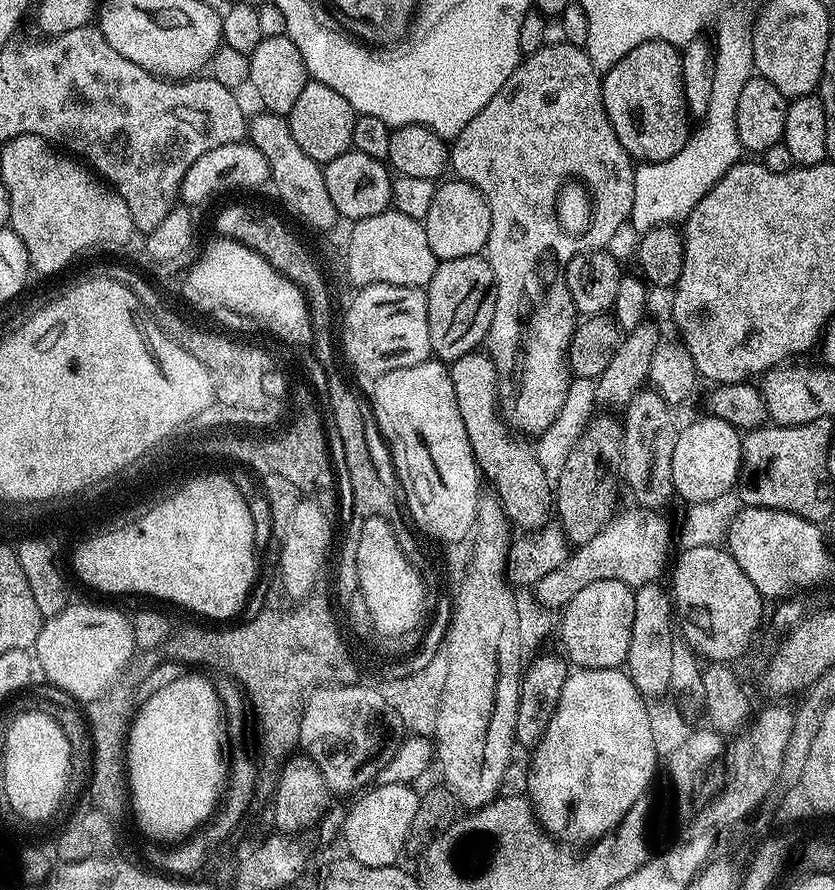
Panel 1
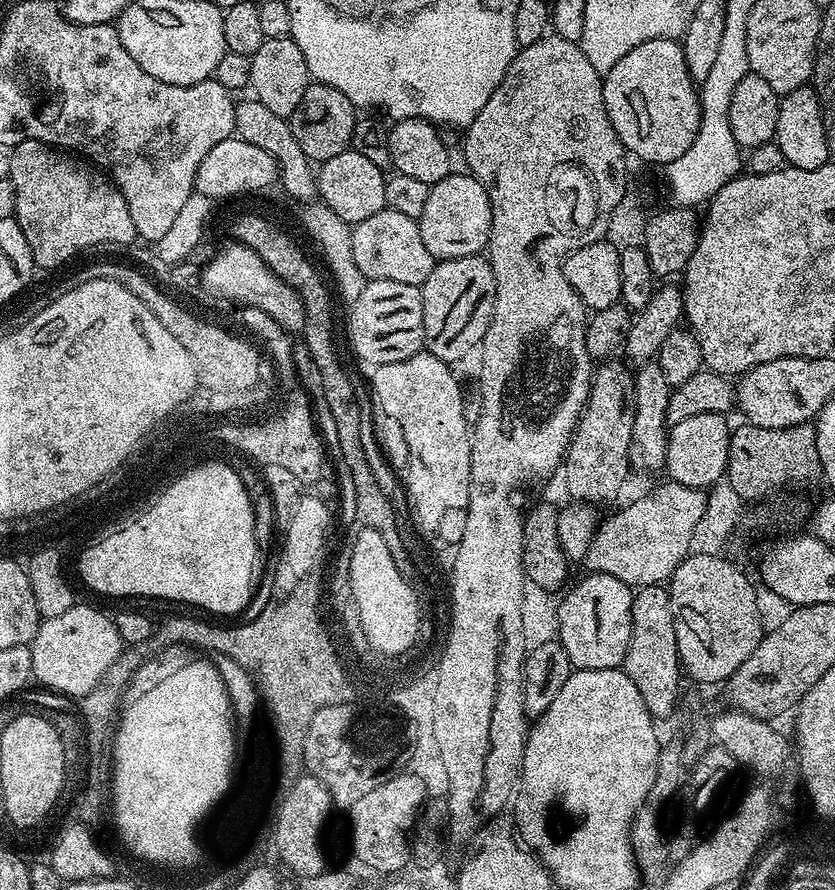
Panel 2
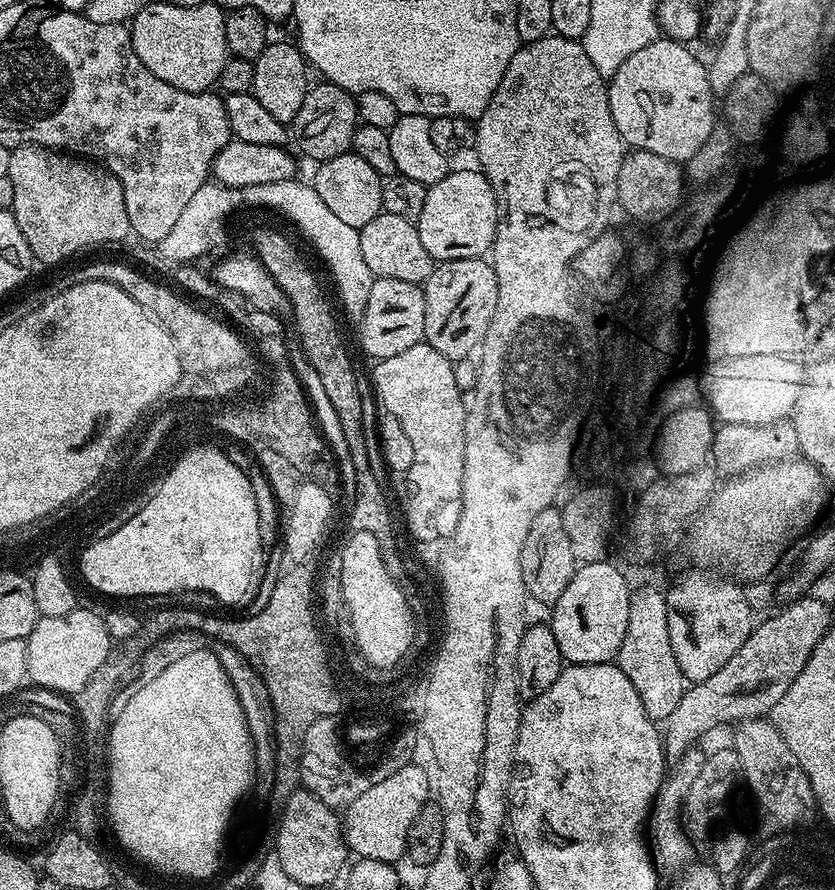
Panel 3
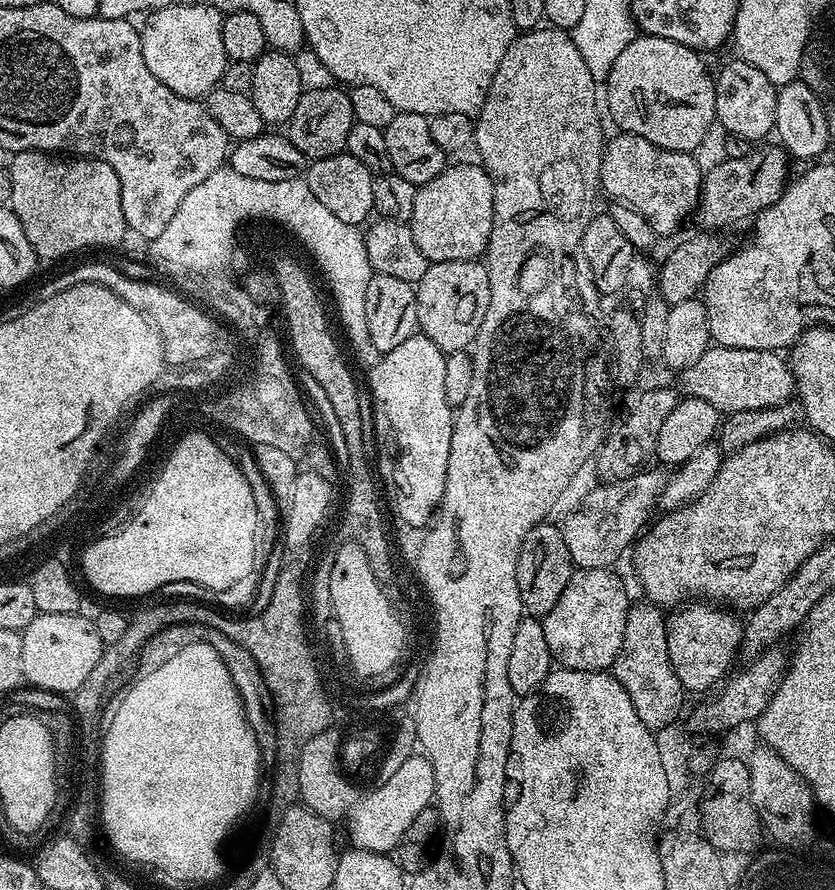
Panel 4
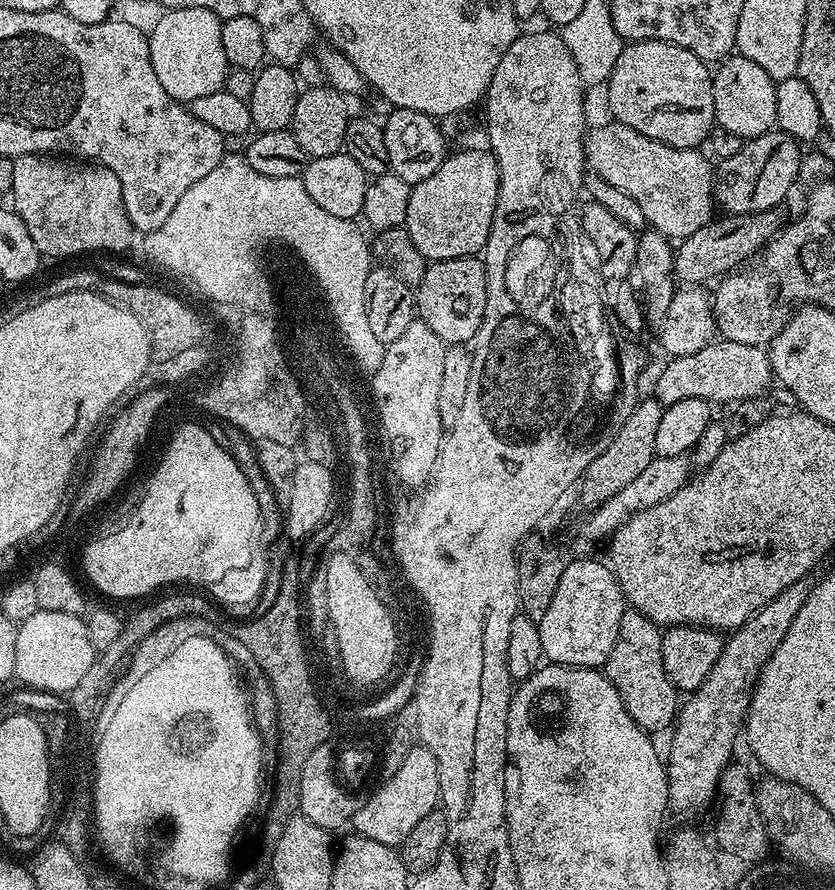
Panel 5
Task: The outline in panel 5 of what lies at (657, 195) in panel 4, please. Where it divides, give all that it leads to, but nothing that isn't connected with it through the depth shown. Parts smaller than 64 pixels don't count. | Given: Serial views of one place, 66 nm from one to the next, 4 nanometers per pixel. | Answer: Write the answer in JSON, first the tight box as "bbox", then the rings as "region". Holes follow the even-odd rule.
{"bbox":[583,122,718,242],"region":[[[619,122],[611,123],[604,124],[593,132],[591,129],[583,137],[587,167],[595,175],[606,178],[610,186],[618,186],[622,194],[630,194],[630,198],[634,198],[634,202],[642,206],[642,214],[646,214],[649,225],[655,231],[672,242],[679,242],[696,230],[701,230],[714,219],[714,213],[718,208],[714,191],[714,164],[703,156],[703,151],[666,146],[662,142],[646,138],[646,134],[638,134],[638,130],[630,126]]]}

